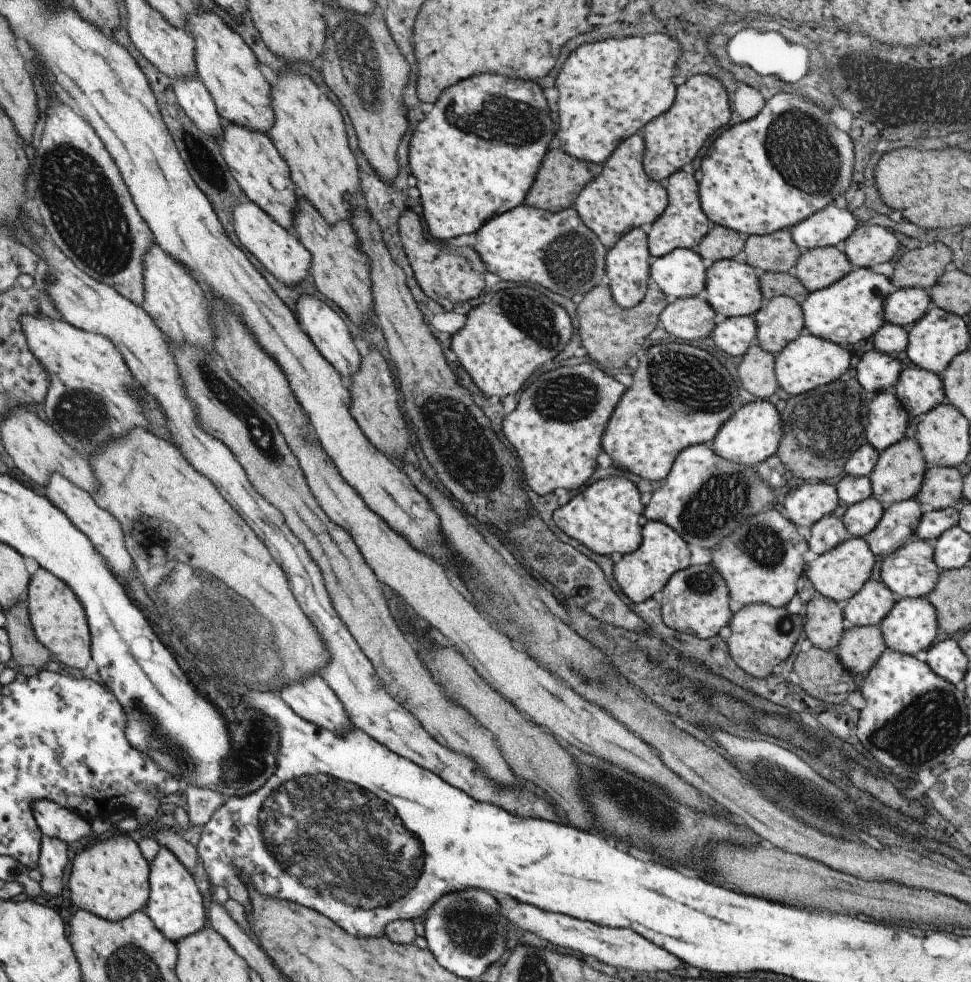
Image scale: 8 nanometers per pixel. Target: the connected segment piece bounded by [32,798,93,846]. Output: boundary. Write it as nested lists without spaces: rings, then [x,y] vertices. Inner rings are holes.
[[[34,800],[32,814],[43,836],[58,838],[66,842],[67,846],[80,842],[82,838],[93,837],[91,823],[88,820],[73,813],[72,810],[58,806],[54,800]]]

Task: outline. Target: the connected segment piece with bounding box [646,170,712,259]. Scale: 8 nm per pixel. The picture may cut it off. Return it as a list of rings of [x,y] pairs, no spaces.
[[[676,171],[664,183],[668,192],[668,206],[662,216],[647,227],[648,248],[652,259],[663,257],[678,248],[694,248],[698,246],[712,226],[710,218],[704,214],[700,206],[700,192],[698,192],[698,176],[685,171]]]

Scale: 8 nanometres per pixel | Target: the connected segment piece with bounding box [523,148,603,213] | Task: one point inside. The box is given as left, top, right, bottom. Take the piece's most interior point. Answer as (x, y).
(561, 178)

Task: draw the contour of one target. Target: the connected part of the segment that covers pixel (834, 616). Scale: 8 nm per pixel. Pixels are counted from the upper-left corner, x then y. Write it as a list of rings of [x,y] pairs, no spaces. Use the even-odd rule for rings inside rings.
[[[824,595],[807,602],[804,634],[811,646],[836,650],[847,628],[842,604]]]

